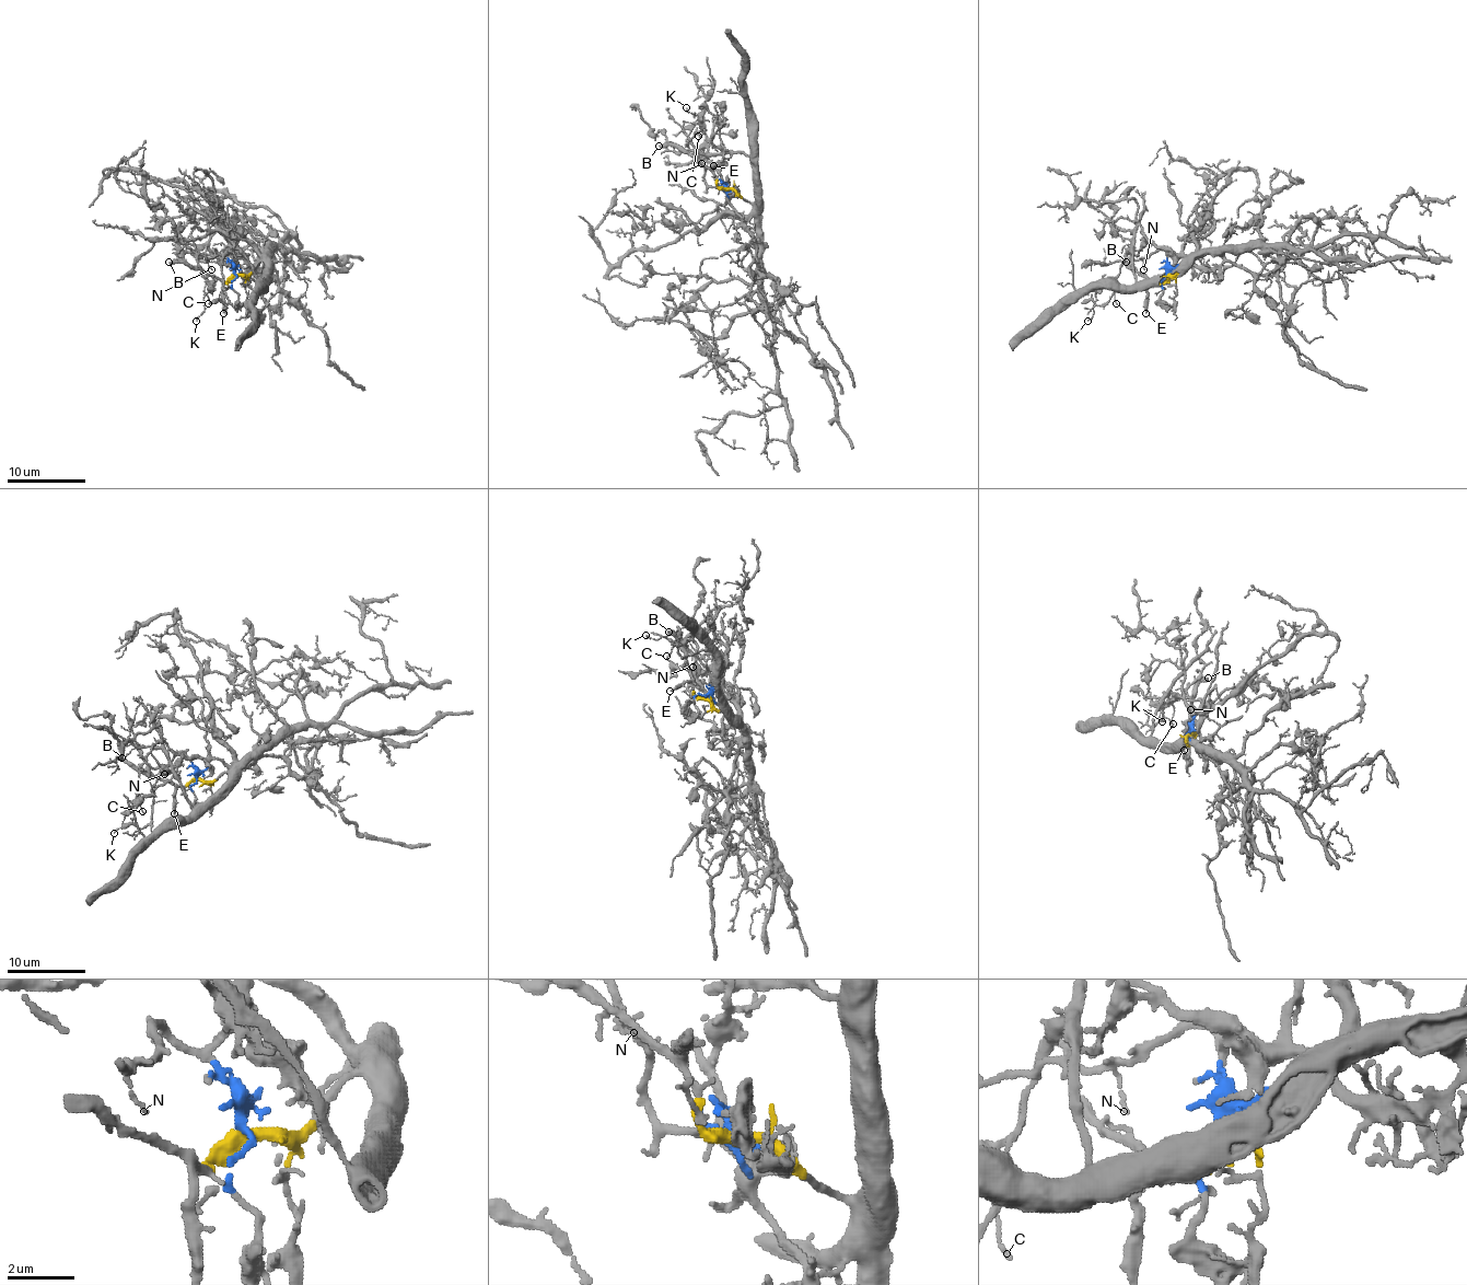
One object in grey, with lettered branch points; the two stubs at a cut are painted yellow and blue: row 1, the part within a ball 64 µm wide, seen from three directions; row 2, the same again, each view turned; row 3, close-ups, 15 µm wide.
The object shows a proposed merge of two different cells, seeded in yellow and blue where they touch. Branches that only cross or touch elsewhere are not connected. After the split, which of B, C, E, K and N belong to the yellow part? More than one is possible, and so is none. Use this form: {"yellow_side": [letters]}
{"yellow_side": ["B", "E"]}

